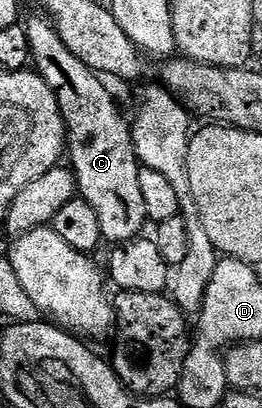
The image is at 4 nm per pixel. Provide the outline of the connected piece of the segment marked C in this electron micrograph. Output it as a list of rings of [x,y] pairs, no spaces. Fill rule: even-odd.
[[[37,16],[25,22],[32,65],[44,83],[58,94],[58,106],[66,124],[68,165],[78,183],[78,193],[100,218],[103,242],[111,241],[109,244],[114,247],[124,245],[143,236],[142,228],[148,225],[131,122],[122,118],[113,95],[106,90],[107,82],[64,47],[64,39],[60,39],[45,16]]]

